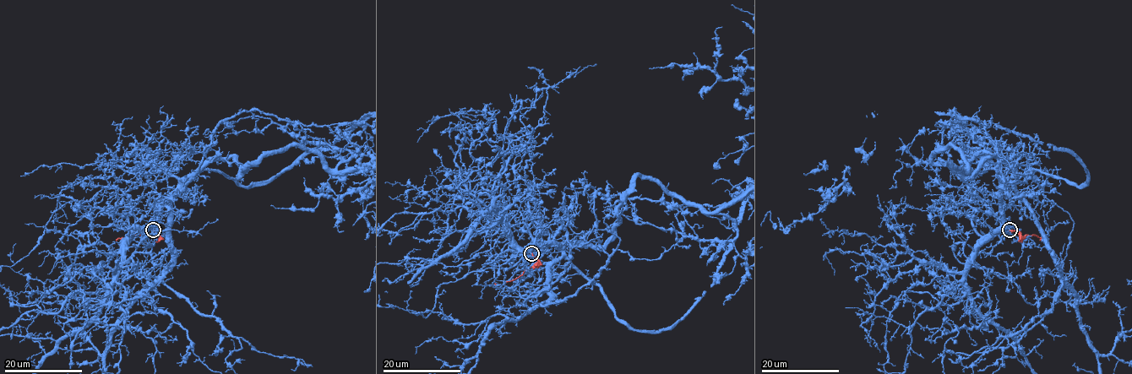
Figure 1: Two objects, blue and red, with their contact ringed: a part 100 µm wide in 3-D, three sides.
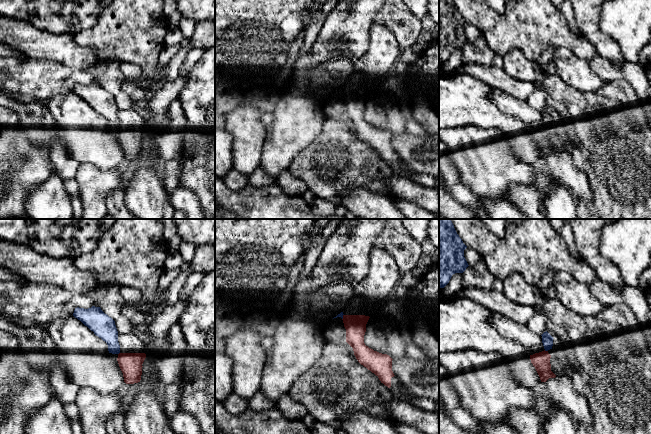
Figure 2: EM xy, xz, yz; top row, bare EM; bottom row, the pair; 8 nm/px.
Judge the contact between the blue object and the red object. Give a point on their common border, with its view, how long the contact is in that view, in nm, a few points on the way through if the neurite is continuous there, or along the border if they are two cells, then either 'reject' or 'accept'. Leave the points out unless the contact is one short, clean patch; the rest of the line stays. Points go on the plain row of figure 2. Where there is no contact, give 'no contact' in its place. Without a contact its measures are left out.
meets blue in yz at (546, 126); contact 30 nm long; border along yz (544, 126), (547, 127); reject

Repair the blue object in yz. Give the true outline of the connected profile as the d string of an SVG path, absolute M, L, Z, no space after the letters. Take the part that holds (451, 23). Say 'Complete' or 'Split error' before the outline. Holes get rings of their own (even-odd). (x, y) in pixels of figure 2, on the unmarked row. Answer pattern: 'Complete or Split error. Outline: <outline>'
Complete. Outline: M439 0L439 65L444 64L455 49L463 49L469 42L464 26L467 22L453 0Z

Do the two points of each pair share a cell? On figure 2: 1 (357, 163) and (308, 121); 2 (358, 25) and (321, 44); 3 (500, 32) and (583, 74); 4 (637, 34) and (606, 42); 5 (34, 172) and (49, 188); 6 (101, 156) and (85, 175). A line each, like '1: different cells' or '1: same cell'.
1: different cells
2: same cell
3: different cells
4: different cells
5: different cells
6: different cells

